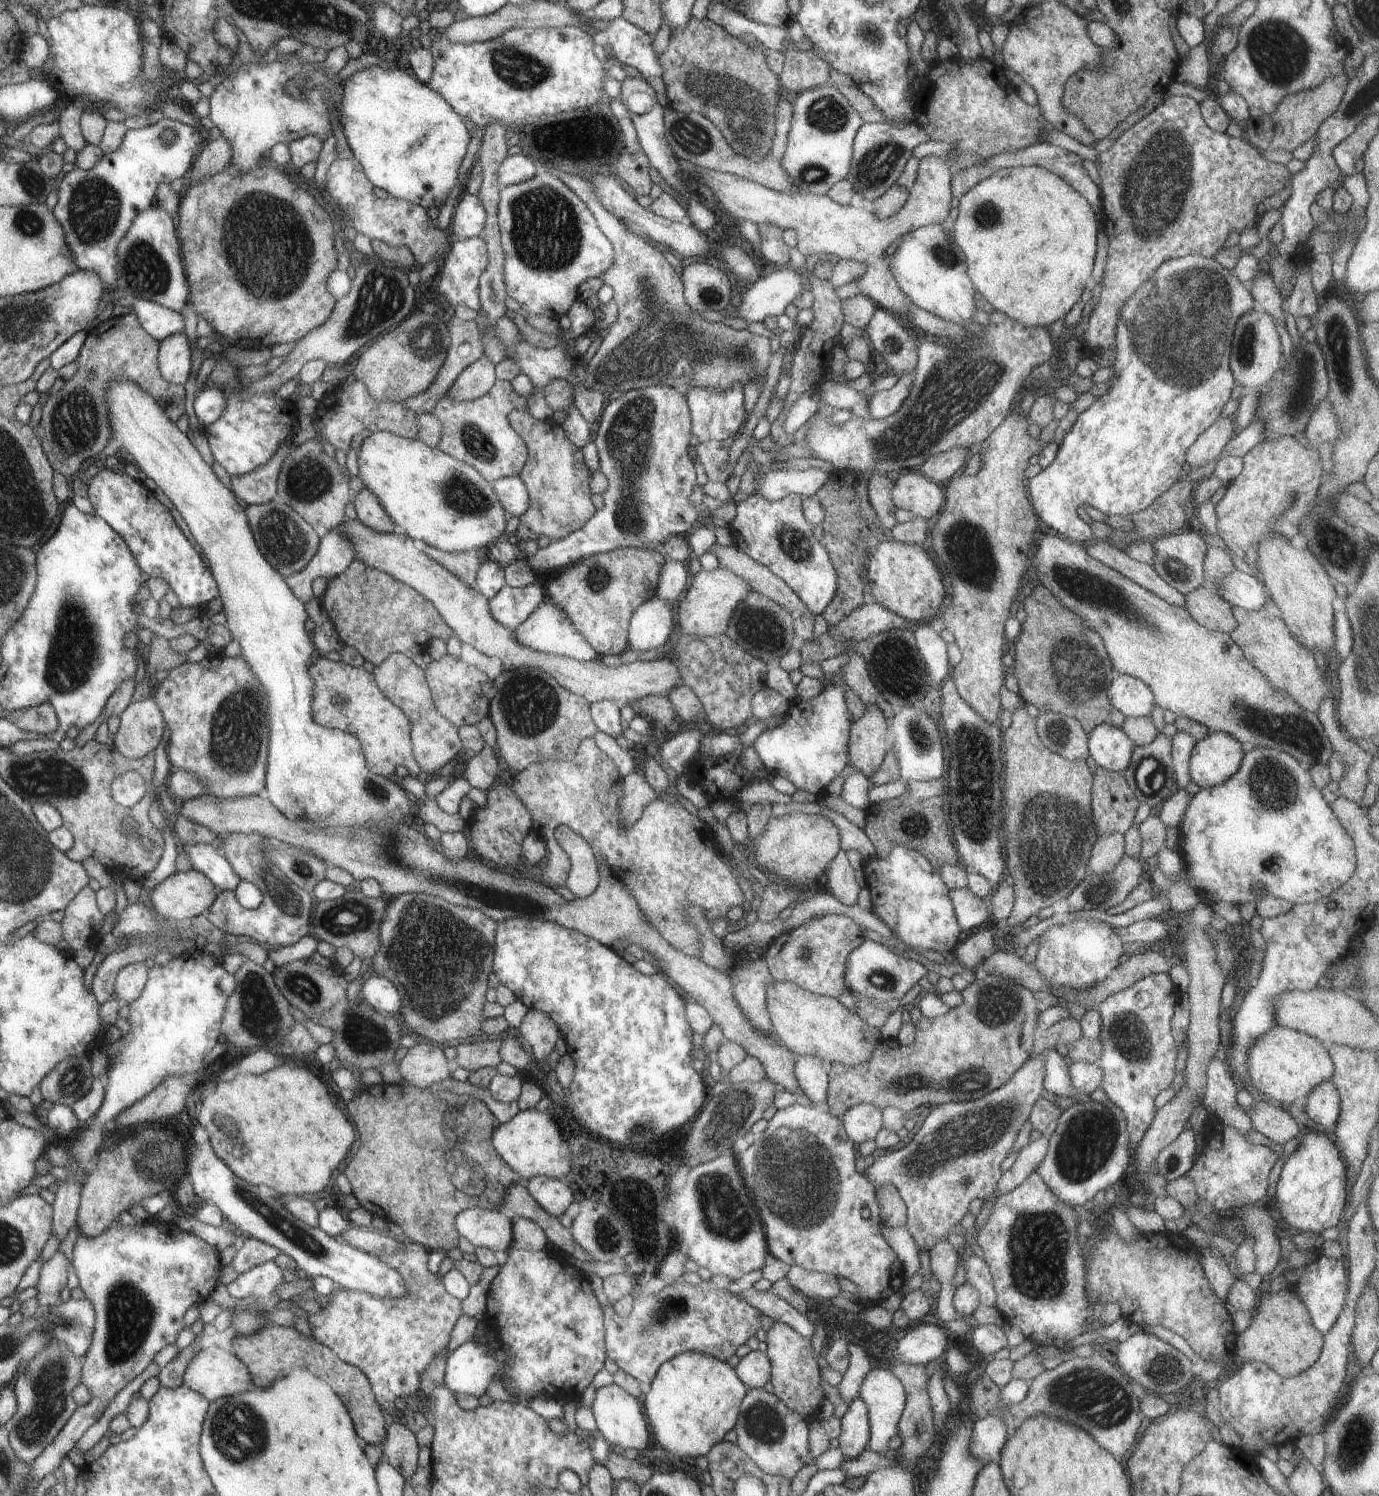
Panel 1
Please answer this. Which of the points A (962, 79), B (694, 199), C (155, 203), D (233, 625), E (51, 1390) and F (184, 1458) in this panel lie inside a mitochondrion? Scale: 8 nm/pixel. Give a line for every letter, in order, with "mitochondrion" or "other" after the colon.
A: other
B: other
C: other
D: other
E: mitochondrion
F: other

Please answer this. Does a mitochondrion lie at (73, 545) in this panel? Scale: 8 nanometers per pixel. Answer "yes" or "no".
no

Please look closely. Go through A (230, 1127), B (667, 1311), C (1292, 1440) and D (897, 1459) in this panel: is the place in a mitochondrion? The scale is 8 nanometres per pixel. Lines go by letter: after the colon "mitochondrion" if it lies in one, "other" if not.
A: mitochondrion
B: mitochondrion
C: other
D: other

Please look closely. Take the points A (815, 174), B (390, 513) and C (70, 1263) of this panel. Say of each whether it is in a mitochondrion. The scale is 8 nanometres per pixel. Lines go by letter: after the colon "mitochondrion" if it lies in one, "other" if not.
A: mitochondrion
B: other
C: other

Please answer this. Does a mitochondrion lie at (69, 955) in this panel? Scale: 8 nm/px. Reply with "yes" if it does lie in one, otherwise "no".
no

